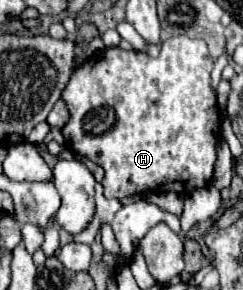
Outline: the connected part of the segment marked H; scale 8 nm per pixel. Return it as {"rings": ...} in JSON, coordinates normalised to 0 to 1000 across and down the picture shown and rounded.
{"rings":[[[737,121],[663,148],[663,190],[646,203],[580,176],[465,162],[424,169],[300,245],[251,328],[292,383],[292,410],[251,452],[267,500],[300,528],[391,555],[432,583],[424,666],[440,686],[514,686],[621,652],[770,672],[778,659],[868,631],[893,493],[909,479],[909,403],[860,272],[868,238],[877,203],[844,141]]]}

